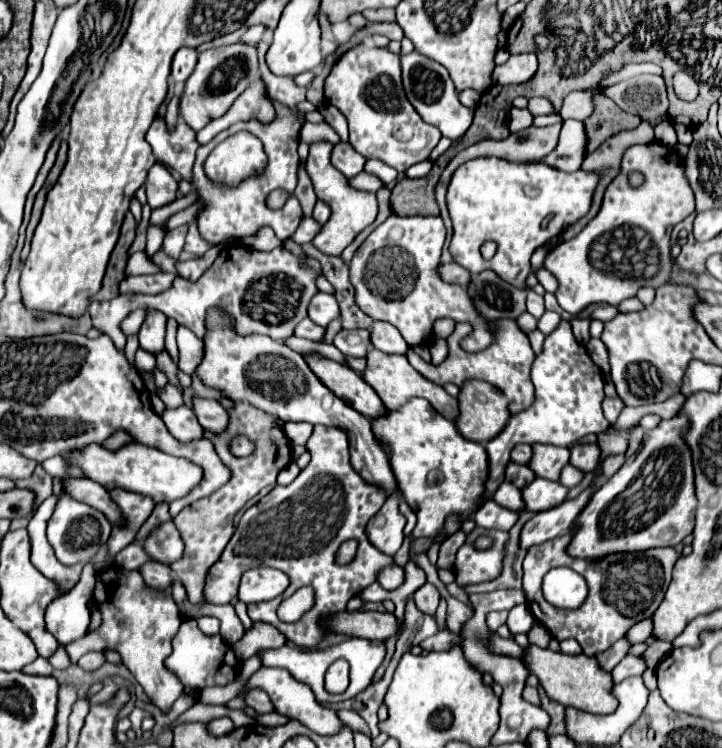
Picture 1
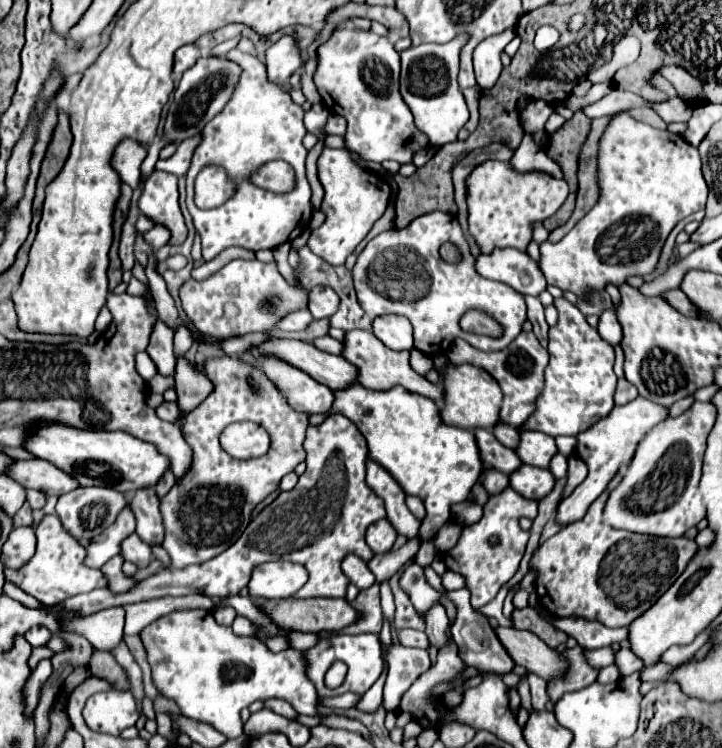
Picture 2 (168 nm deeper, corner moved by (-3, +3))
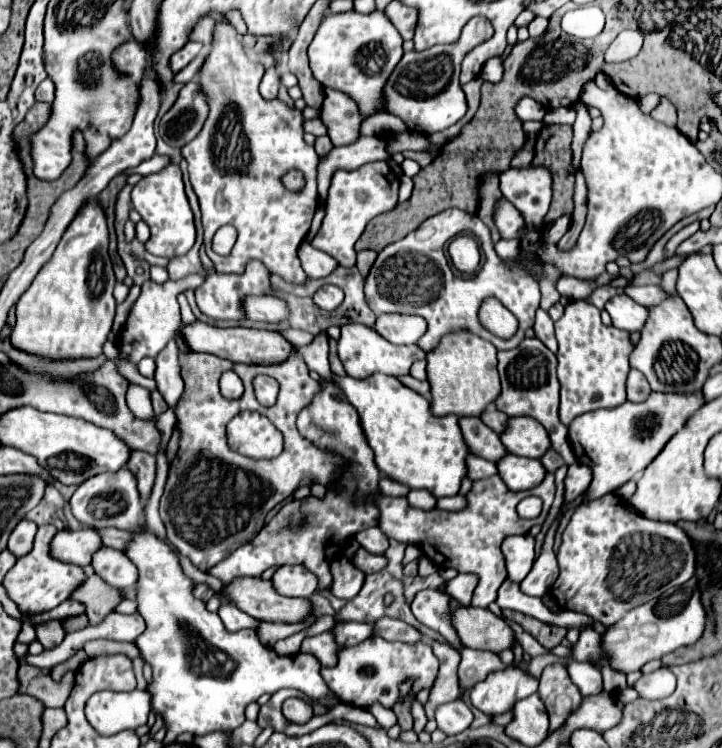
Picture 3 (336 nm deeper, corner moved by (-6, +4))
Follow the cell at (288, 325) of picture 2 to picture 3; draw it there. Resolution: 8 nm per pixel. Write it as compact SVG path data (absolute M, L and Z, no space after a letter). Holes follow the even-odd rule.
M276 296L246 298L246 314L248 314L248 320L254 320L254 322L282 322L288 318L290 308L284 300Z

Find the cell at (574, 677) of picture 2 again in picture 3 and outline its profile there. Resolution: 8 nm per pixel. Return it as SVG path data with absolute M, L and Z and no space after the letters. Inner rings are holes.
M550 664L544 668L538 694L550 714L550 732L554 732L554 728L562 724L562 718L566 718L566 714L582 700L578 686L570 680L566 664Z

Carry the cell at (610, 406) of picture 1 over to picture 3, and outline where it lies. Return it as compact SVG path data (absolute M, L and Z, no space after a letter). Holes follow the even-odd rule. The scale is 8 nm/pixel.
M630 370L628 380L626 380L628 400L630 400L630 402L644 402L644 400L650 396L650 392L652 392L652 390L650 390L644 374L638 372L638 370Z

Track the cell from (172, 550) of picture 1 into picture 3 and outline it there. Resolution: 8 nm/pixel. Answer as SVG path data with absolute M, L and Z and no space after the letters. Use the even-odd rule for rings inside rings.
M134 450L134 454L130 456L130 472L136 476L138 480L138 492L140 492L140 500L146 502L150 498L152 486L154 486L154 478L156 478L156 458Z

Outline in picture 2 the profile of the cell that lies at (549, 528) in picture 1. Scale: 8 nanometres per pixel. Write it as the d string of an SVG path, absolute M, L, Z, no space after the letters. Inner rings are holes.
M637 397L635 401L627 403L627 405L615 405L613 411L599 419L599 423L591 425L591 429L581 431L577 435L577 445L575 445L575 455L579 455L579 459L585 461L585 465L589 467L589 475L587 479L567 497L559 503L557 511L555 511L555 519L561 525L569 525L573 521L583 519L583 515L587 513L589 505L607 489L609 481L631 463L633 455L635 455L635 447L639 445L639 441L643 439L643 435L647 435L647 431L651 431L651 427L659 425L663 419L667 419L667 407L659 405L659 403L651 403L649 399Z

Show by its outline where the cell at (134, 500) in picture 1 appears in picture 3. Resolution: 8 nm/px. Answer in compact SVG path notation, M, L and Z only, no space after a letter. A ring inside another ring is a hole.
M82 528L78 532L58 532L54 538L54 558L78 566L90 566L92 556L102 548L102 538L92 528Z

